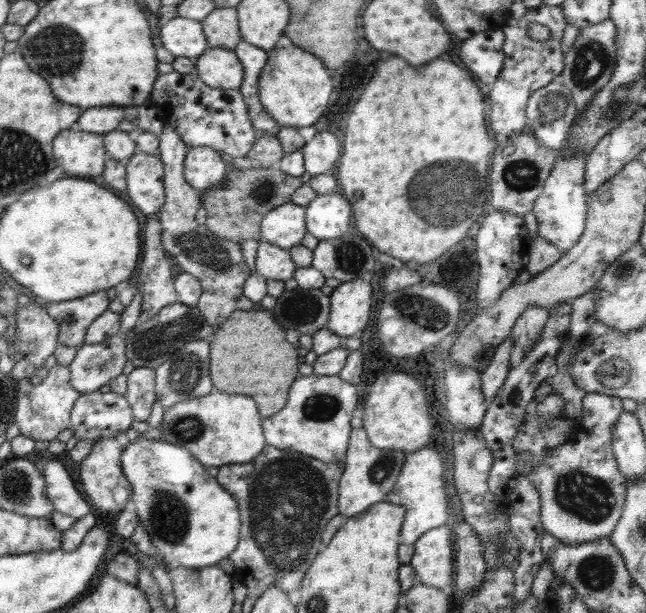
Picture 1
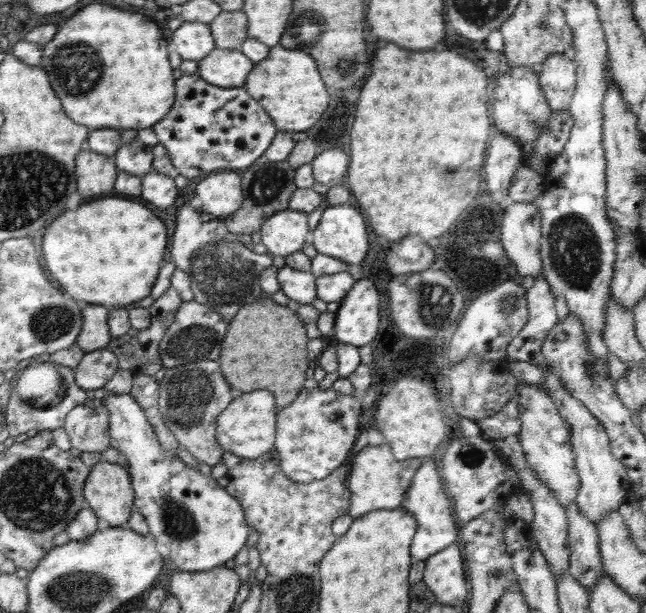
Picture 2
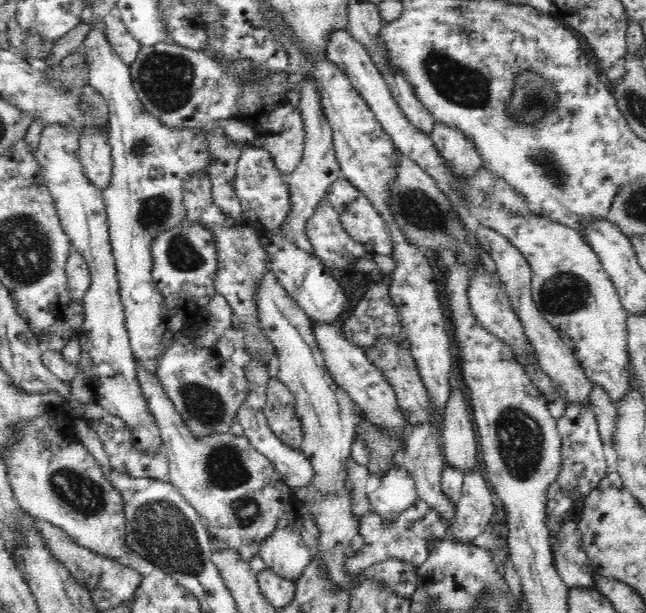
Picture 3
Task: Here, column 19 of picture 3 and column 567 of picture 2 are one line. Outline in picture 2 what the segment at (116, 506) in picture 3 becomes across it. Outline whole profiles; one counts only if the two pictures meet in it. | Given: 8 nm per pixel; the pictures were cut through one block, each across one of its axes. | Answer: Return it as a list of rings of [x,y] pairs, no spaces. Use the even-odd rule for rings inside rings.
[[[517,385],[514,398],[518,402],[521,420],[520,445],[529,468],[536,472],[537,476],[552,490],[558,503],[566,507],[570,502],[574,502],[580,484],[569,442],[571,435],[569,424],[560,416],[547,392],[536,385]]]

